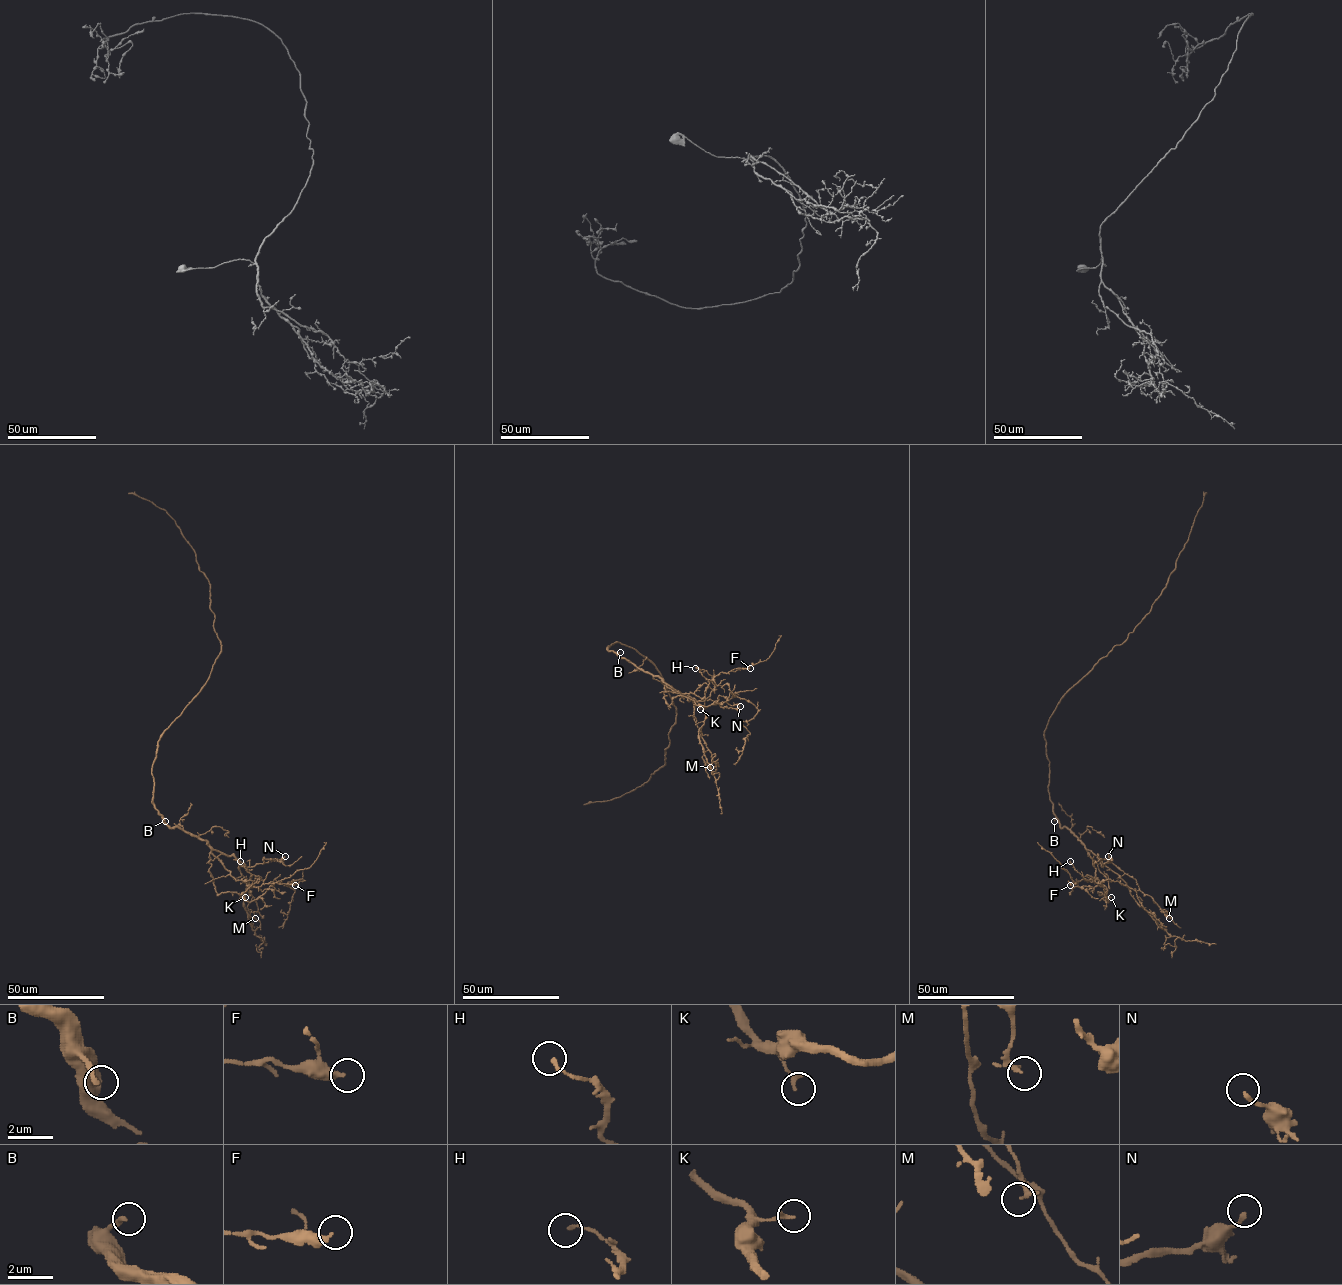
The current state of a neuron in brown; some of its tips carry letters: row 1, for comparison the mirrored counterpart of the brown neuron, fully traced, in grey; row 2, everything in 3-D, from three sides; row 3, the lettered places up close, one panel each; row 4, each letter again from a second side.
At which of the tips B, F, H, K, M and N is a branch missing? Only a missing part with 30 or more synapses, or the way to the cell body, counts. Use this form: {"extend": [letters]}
{"extend": ["B", "N"]}

